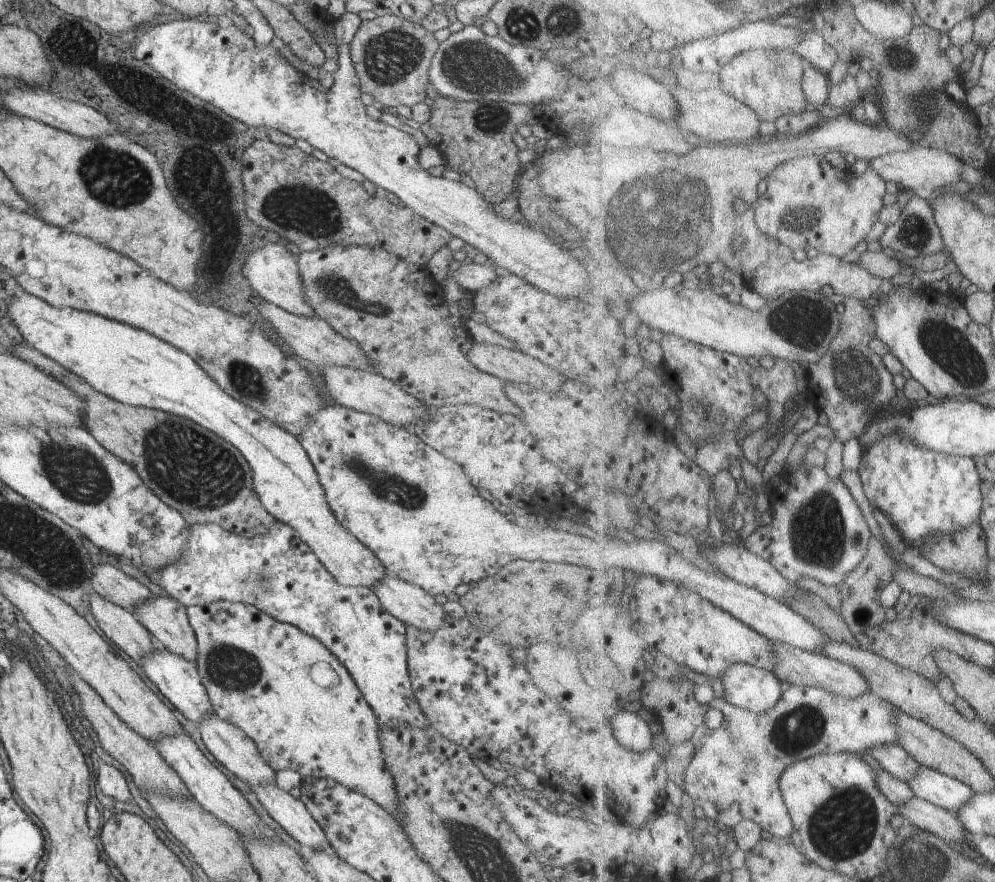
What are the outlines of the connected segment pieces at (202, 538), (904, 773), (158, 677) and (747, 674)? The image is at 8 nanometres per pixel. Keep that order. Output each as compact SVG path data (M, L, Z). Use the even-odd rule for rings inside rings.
M276 521L270 530L265 535L256 536L256 538L246 538L239 534L234 534L232 531L224 530L218 524L203 524L203 525L194 525L191 526L191 535L189 543L187 544L186 550L182 553L180 560L176 560L174 564L162 568L162 570L154 570L154 568L144 568L143 572L150 578L152 582L160 584L166 592L176 599L180 604L183 604L185 607L193 607L196 605L206 605L207 603L214 603L218 601L227 601L230 603L243 603L250 604L255 606L260 610L260 612L266 613L268 616L273 616L276 620L279 620L281 623L294 624L298 626L300 630L318 638L328 650L340 662L345 666L348 673L351 674L351 677L354 679L356 686L362 692L362 696L366 699L366 702L370 704L370 708L374 711L374 714L379 720L381 726L386 726L386 728L428 728L429 723L424 714L418 700L414 696L414 690L411 686L411 678L409 676L408 664L407 664L407 647L406 647L406 627L401 620L398 620L395 616L392 616L380 602L378 596L372 589L357 586L357 587L347 587L341 585L332 575L329 574L328 570L318 557L315 555L315 552L309 548L309 546L288 526L282 521Z
M899 744L876 748L872 755L885 769L906 782L912 782L918 776L918 772L922 772L922 768L924 768L924 764L910 750L906 750L904 746Z
M158 645L156 652L150 652L146 658L142 658L139 665L160 694L168 698L195 725L202 724L206 718L214 716L212 704L199 675L200 670L195 663L188 662L182 656Z
M734 664L722 677L726 698L757 713L774 710L785 698L783 680L777 673L753 664Z

